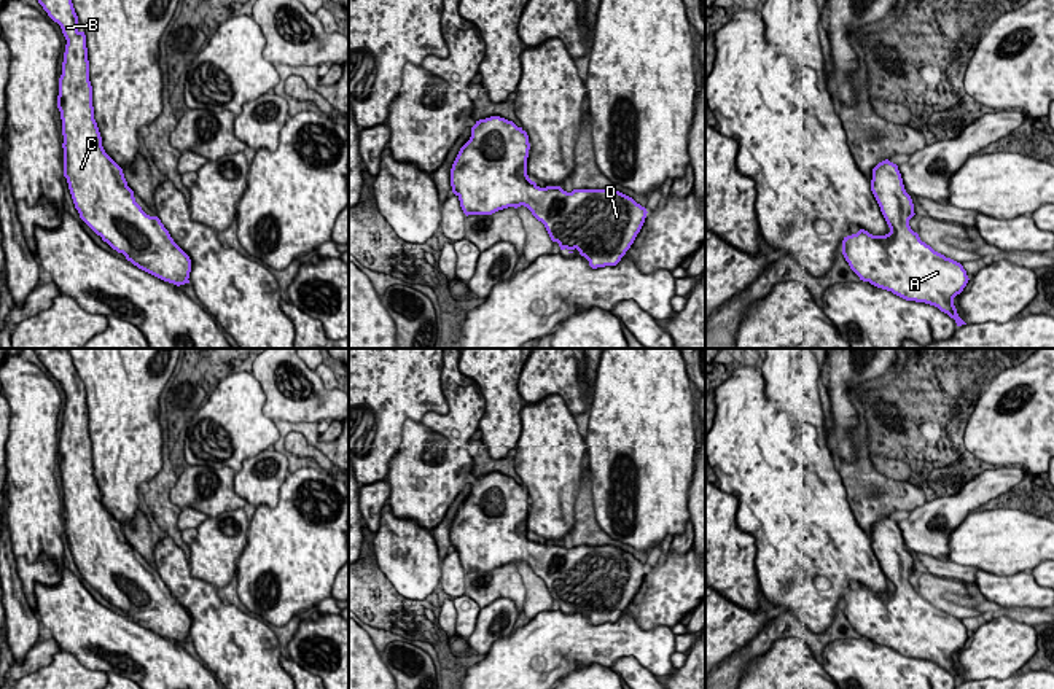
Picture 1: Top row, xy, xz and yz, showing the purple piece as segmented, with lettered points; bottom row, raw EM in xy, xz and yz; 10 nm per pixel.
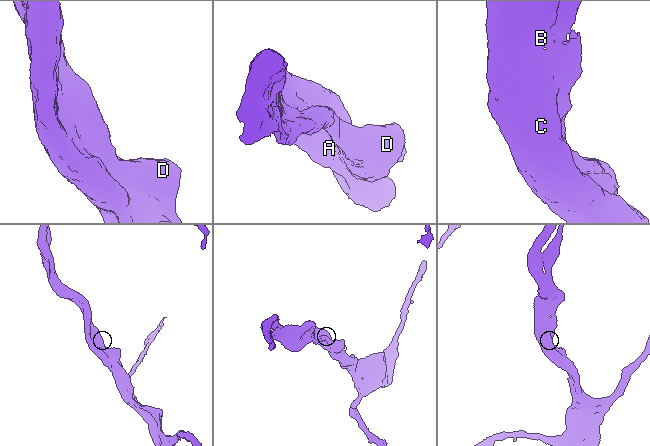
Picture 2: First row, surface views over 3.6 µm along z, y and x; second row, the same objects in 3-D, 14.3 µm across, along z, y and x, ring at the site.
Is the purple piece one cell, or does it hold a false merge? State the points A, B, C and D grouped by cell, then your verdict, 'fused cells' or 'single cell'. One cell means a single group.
groups A B C D; single cell

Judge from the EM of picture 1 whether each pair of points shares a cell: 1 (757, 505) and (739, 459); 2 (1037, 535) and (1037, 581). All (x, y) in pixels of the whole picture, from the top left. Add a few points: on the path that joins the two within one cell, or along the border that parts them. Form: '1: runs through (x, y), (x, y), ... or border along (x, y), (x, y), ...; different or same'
1: runs through (757, 494), (757, 476), (750, 470); same
2: border along (1037, 564), (1030, 570), (1000, 575); different

